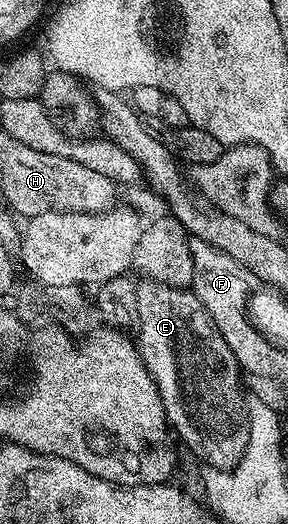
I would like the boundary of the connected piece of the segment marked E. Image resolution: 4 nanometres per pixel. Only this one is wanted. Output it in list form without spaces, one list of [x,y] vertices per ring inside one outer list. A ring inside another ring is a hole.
[[[146,279],[136,284],[135,290],[139,312],[139,352],[143,355],[152,379],[157,383],[170,428],[177,434],[180,442],[183,440],[197,456],[204,457],[210,468],[232,469],[243,457],[247,446],[247,426],[240,416],[241,405],[238,405],[241,370],[233,351],[224,348],[223,336],[215,328],[203,304],[195,298],[194,292]]]

